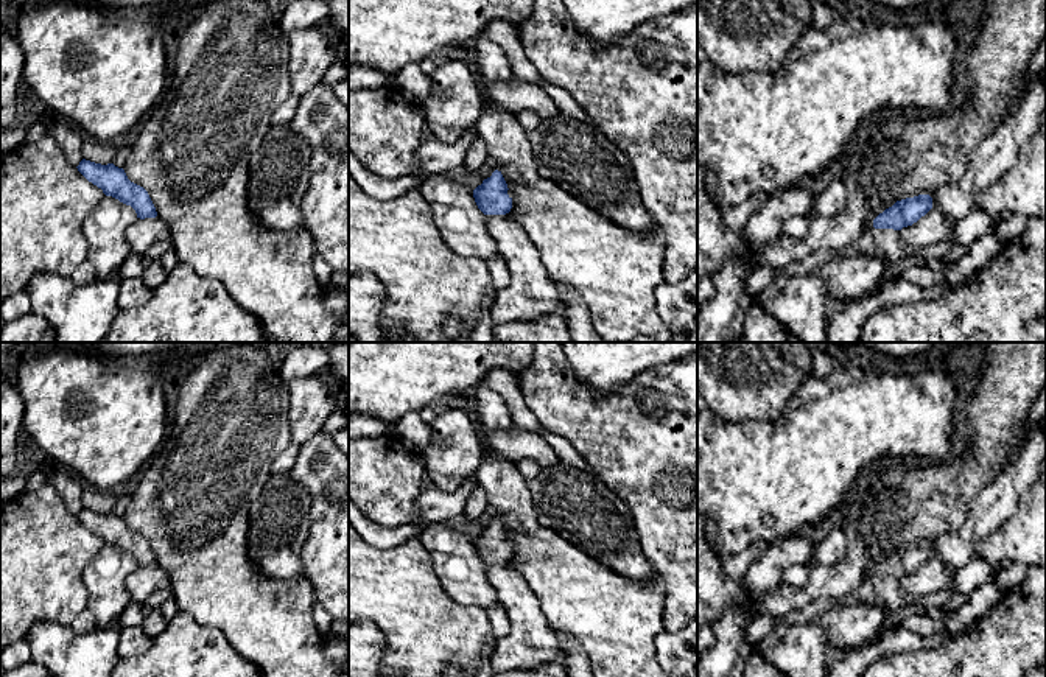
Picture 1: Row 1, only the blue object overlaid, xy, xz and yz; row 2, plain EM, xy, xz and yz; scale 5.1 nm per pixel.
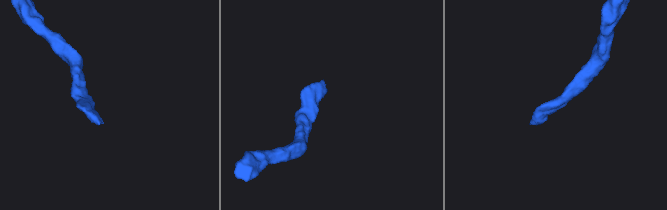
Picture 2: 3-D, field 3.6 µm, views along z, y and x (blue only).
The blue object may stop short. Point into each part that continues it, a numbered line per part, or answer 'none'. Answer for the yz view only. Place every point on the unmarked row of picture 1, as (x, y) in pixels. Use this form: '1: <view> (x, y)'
1: yz (883, 592)

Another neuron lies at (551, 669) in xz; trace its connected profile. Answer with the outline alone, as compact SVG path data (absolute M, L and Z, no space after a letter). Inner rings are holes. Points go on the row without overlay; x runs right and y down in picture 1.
M548 663L532 669L511 669L493 672L492 677L568 677L567 665Z

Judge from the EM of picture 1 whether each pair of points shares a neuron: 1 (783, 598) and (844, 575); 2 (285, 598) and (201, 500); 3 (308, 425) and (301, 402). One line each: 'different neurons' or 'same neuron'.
1: same neuron
2: same neuron
3: same neuron

